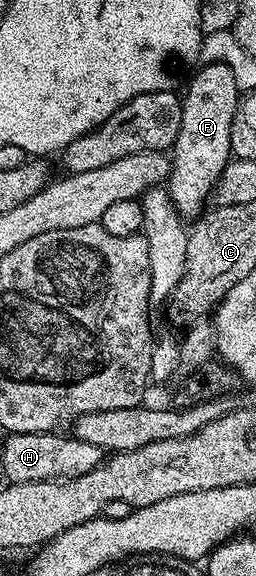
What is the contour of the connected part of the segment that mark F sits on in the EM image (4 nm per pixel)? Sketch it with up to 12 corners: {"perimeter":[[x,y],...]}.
{"perimeter":[[204,64],[183,92],[167,181],[197,218],[233,156],[235,74]]}

